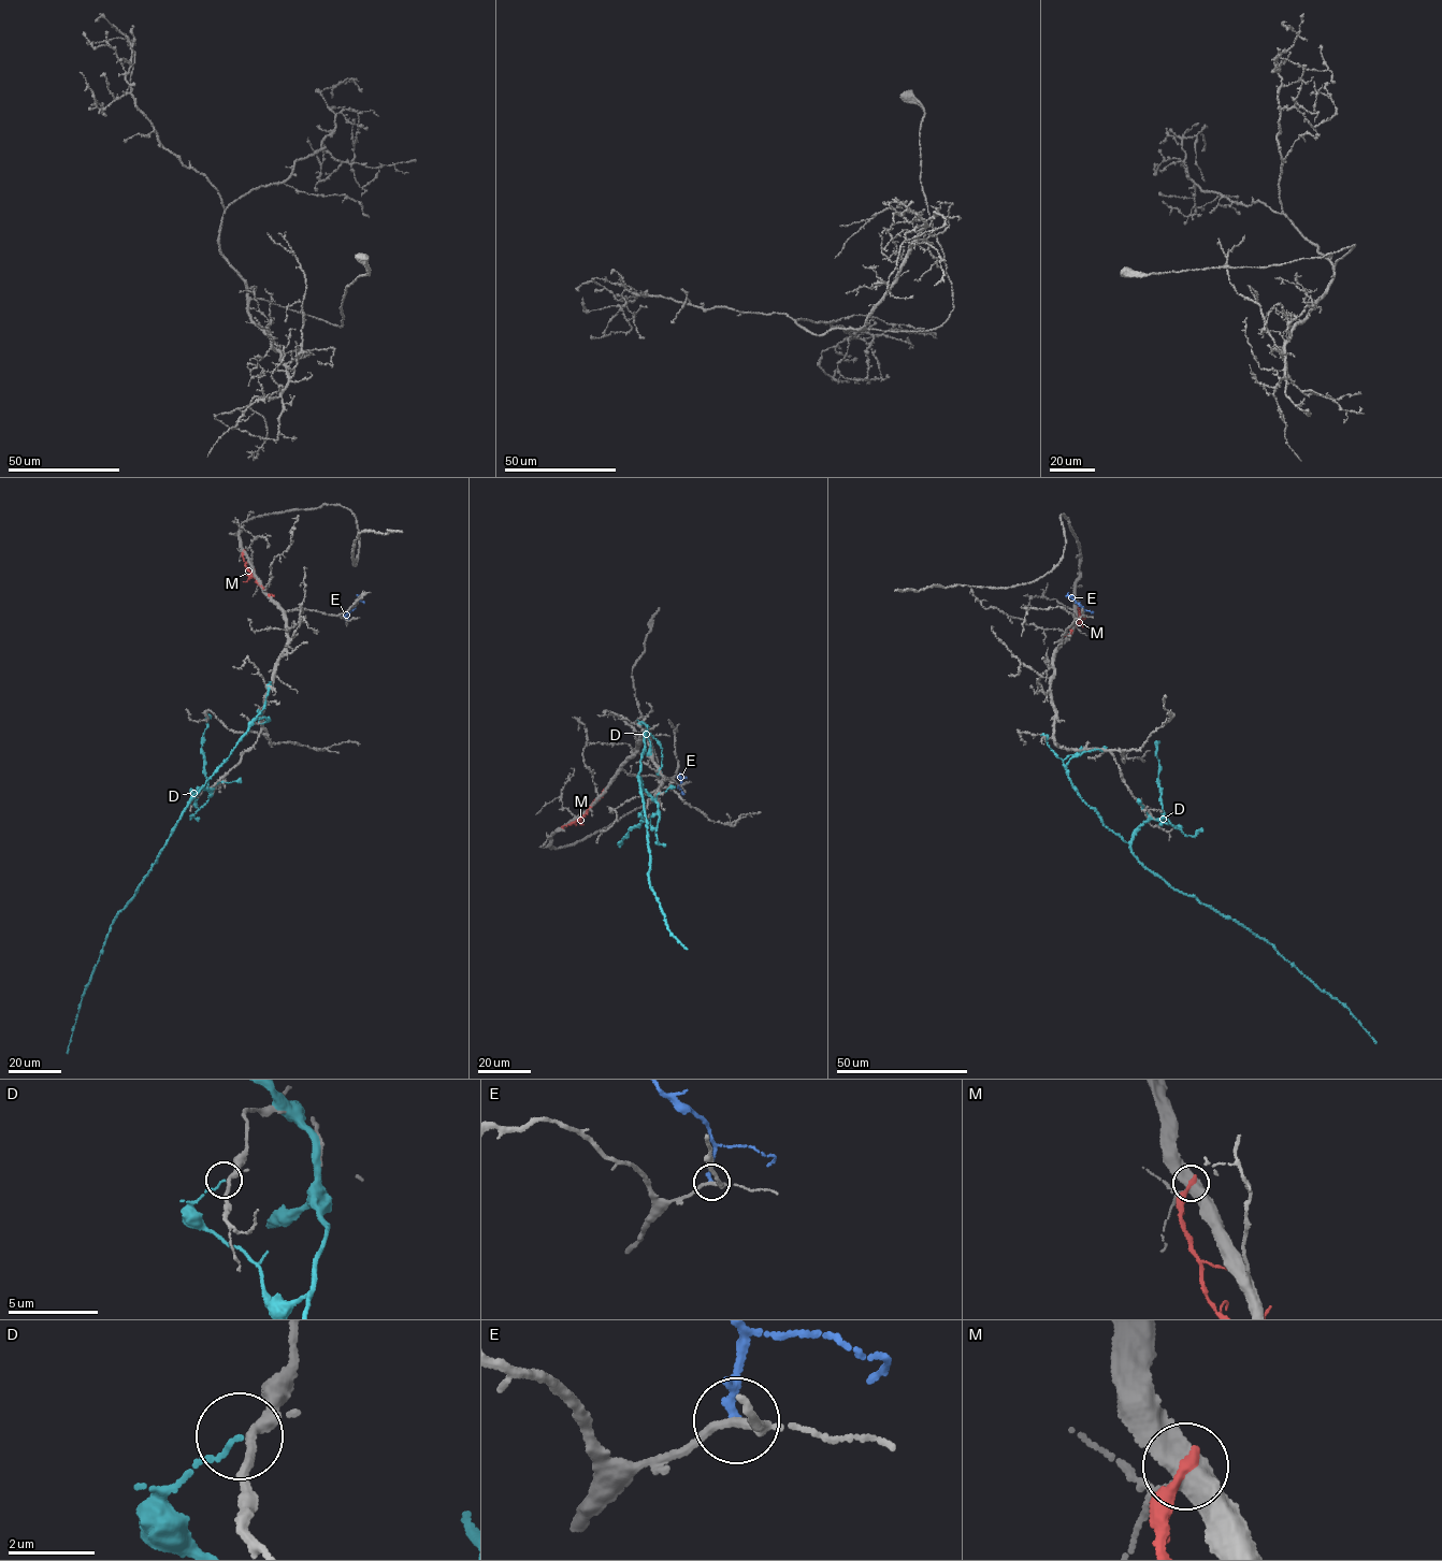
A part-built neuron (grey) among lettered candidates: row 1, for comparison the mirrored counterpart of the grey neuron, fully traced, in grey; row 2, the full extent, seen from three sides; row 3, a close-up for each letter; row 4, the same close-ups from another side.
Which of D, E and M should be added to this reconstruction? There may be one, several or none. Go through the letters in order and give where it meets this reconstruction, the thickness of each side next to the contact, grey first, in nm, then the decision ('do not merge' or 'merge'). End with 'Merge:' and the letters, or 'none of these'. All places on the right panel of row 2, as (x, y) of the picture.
D: (1158, 827) | 200/90 nm | do not merge
E: (1083, 616) | 170/200 nm | do not merge
M: (1075, 600) | 460/280 nm | do not merge
Merge: none of these

